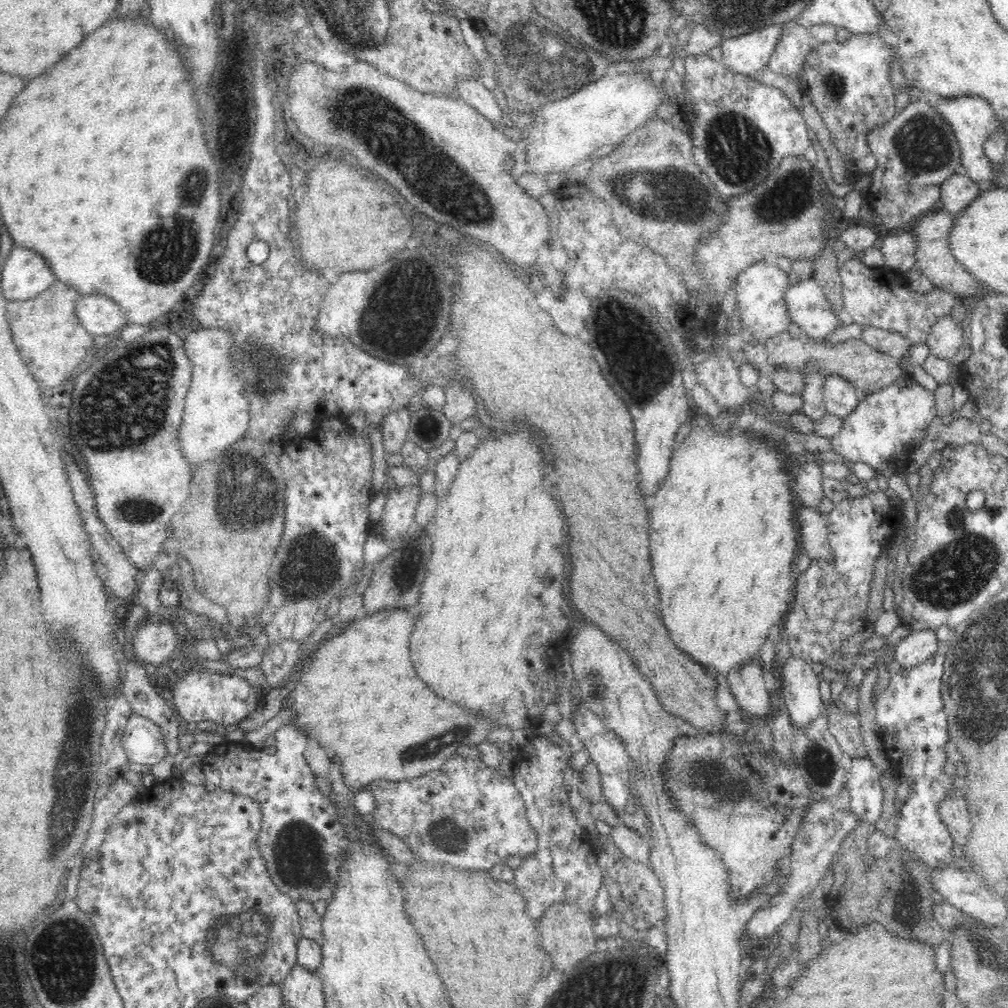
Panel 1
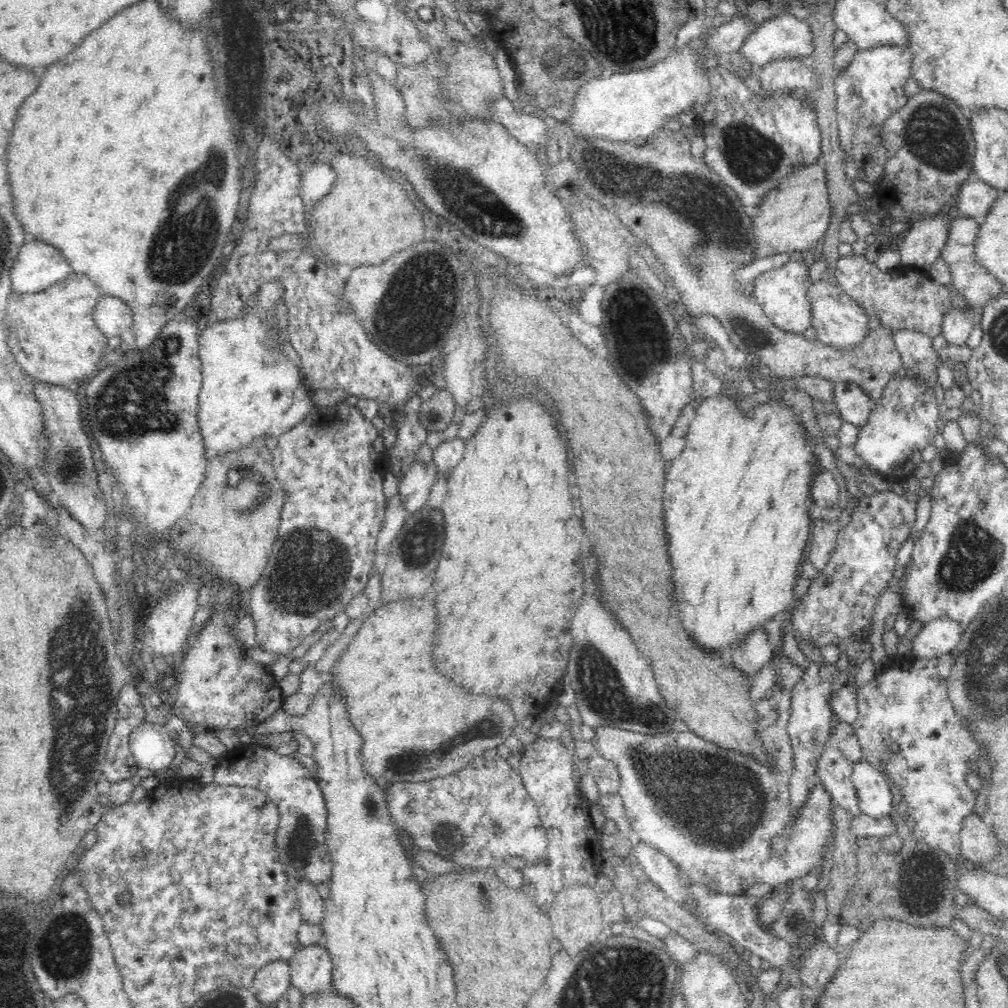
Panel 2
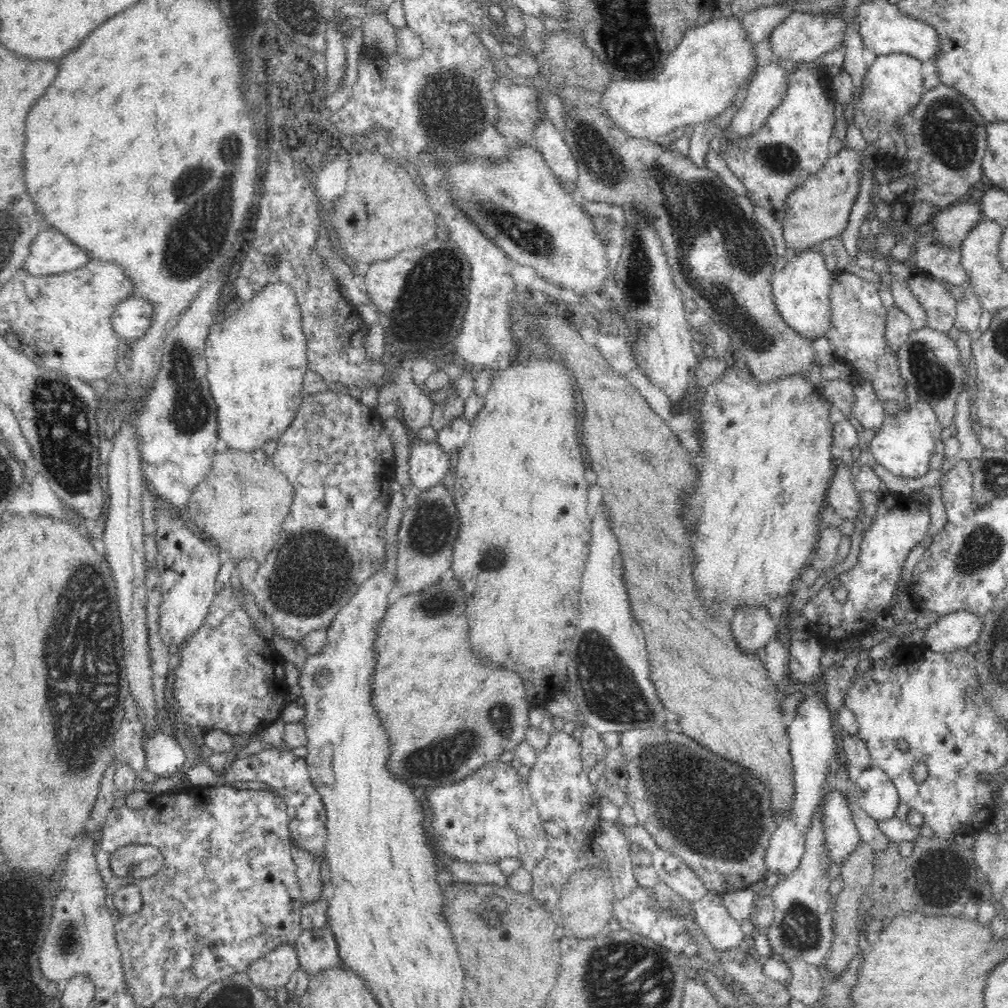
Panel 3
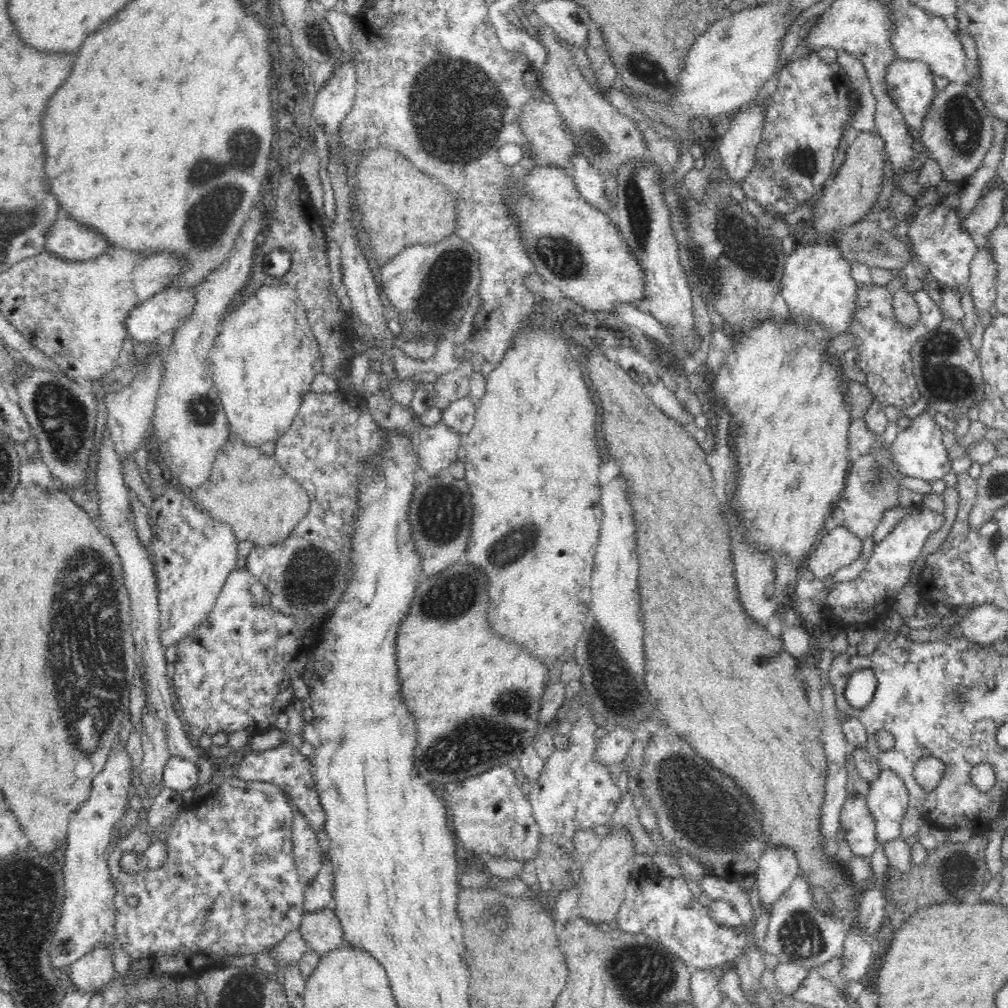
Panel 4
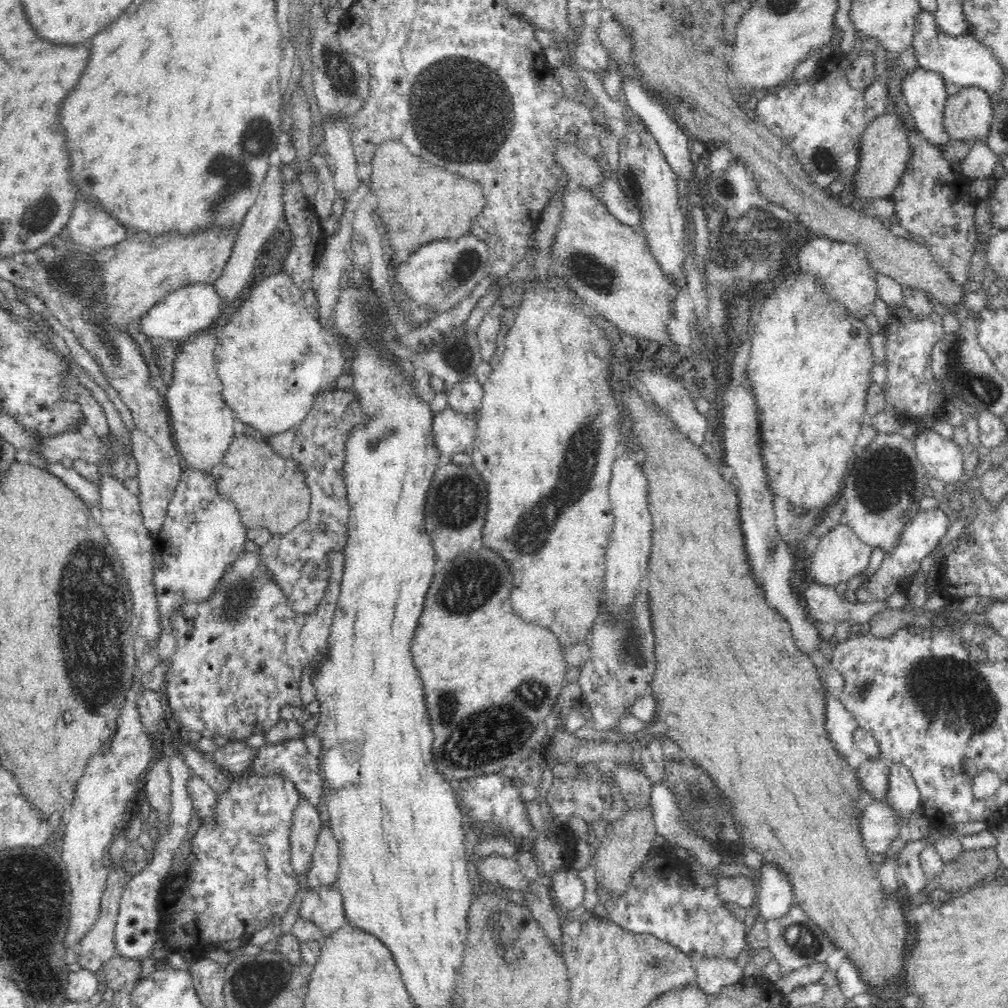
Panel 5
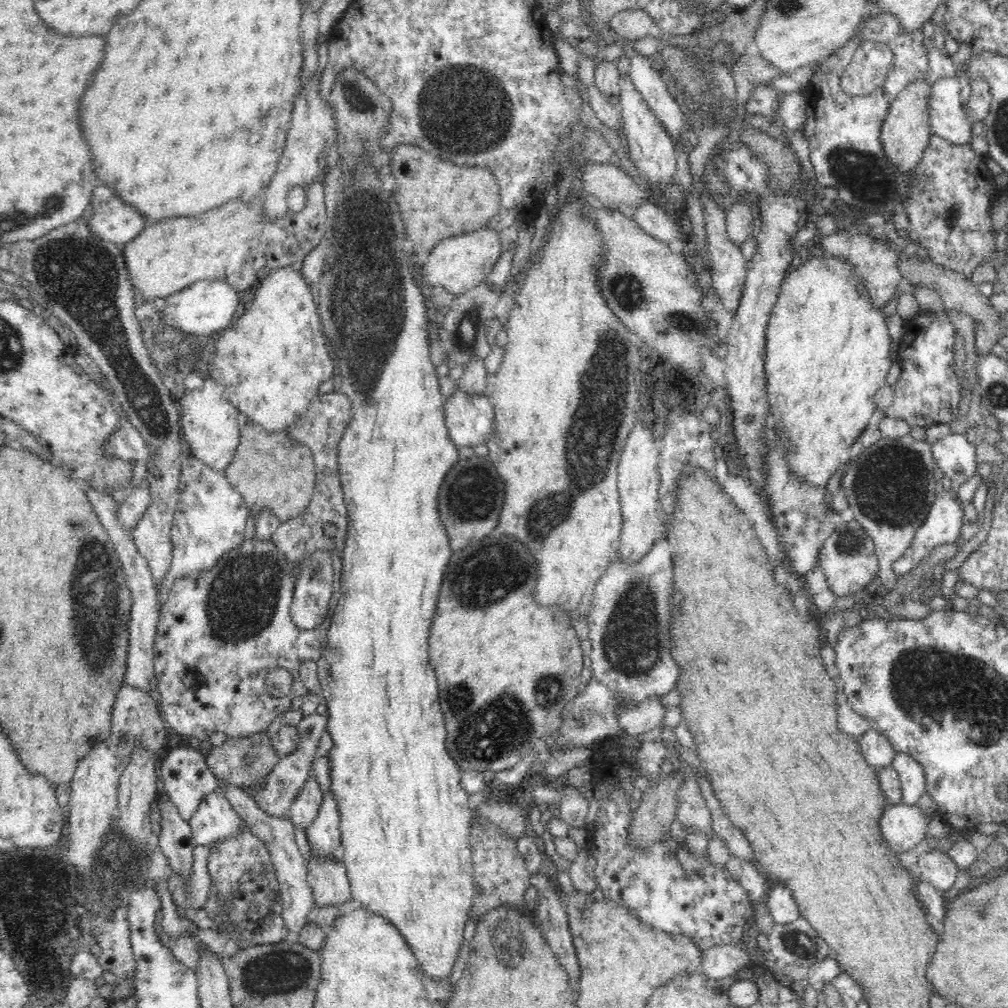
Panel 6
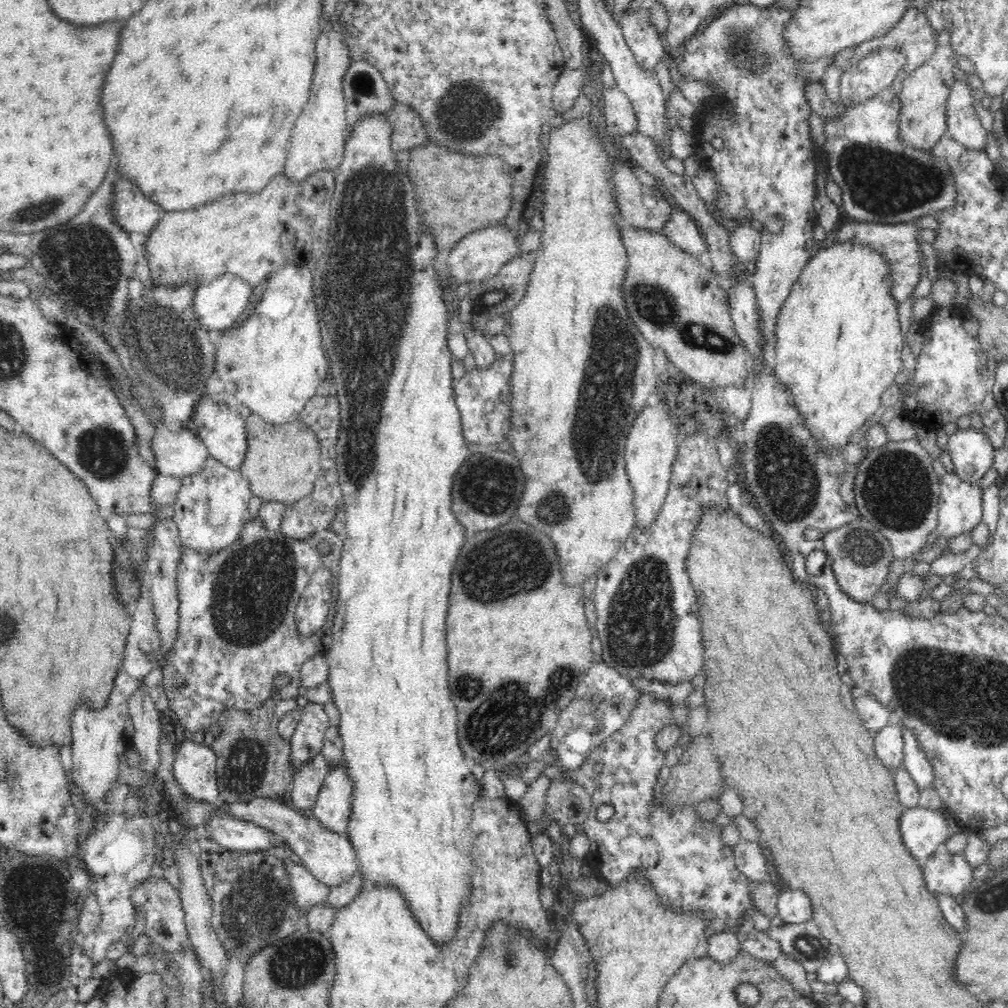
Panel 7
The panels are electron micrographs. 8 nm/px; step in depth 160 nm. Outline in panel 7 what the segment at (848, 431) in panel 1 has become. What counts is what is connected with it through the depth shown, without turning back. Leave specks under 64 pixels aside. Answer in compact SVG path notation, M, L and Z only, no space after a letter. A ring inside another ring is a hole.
M973 427L957 429L945 446L954 463L953 472L960 480L975 483L992 466L995 448L985 433Z

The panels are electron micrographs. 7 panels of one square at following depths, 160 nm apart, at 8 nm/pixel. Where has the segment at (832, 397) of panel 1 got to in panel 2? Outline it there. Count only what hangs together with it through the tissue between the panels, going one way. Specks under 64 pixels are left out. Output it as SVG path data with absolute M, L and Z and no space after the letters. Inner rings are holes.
M838 381L833 386L833 402L838 408L839 417L861 427L868 422L872 412L872 399L859 387L850 381Z

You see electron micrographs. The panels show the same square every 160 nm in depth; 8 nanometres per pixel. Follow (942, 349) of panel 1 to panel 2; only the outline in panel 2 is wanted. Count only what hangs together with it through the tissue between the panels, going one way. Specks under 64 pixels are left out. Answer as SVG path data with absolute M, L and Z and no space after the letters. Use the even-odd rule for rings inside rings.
M953 308L942 321L941 335L947 340L949 351L966 344L972 330L978 322L975 321L972 308Z

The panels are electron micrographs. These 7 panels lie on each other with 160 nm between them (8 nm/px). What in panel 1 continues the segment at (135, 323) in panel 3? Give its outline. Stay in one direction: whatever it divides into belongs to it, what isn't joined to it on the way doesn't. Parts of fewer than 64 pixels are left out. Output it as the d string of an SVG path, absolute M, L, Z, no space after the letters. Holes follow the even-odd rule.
M94 293L82 295L75 302L75 315L94 337L118 333L128 323L117 302Z

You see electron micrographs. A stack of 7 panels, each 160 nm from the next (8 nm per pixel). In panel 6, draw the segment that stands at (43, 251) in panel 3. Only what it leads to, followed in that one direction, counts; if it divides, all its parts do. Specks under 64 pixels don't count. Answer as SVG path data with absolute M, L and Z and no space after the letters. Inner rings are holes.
M106 185L94 187L89 208L82 218L89 218L90 230L98 238L121 246L134 240L148 224L146 217L142 217L138 210L126 204L124 200L116 196L113 188Z

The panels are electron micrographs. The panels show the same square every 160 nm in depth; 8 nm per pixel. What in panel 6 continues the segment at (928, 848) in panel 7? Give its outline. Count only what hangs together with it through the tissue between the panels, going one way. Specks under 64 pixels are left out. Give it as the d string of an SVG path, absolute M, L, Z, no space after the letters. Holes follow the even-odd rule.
M900 802L886 806L880 815L879 827L886 845L899 854L926 841L928 822L927 812Z

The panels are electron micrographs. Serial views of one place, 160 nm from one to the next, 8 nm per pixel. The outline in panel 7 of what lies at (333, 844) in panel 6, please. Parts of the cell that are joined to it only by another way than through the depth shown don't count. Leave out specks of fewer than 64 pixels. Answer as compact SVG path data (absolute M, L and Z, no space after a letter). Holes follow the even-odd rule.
M345 764L329 766L324 784L313 806L313 817L322 828L344 834L351 815L352 783Z

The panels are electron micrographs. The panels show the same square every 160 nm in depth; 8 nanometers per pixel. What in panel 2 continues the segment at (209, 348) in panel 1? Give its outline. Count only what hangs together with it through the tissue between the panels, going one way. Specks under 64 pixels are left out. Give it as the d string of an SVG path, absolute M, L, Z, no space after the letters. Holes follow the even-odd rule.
M272 280L262 284L262 288L259 288L258 296L256 297L256 305L246 312L244 316L238 316L238 318L230 319L227 321L214 322L203 326L199 332L198 337L198 352L199 358L202 364L202 386L198 393L198 424L200 432L202 433L203 444L205 444L205 457L210 459L218 453L229 453L239 448L246 447L250 443L253 443L258 437L270 437L278 438L285 432L288 432L290 428L298 426L302 420L306 420L306 416L310 416L310 412L314 409L316 403L310 394L301 387L299 369L294 366L294 362L291 362L282 352L280 351L280 344L284 343L284 331L282 327L278 327L278 321L276 316L283 314L283 294L285 293L284 287L279 283L279 280Z

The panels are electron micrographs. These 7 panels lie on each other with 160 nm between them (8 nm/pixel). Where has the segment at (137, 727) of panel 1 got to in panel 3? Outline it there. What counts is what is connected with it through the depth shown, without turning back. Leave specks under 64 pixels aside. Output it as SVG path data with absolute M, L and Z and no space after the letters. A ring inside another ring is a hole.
M156 729L153 735L143 739L143 749L145 768L157 776L172 776L183 767L186 760L185 752L178 741L165 734L162 729Z

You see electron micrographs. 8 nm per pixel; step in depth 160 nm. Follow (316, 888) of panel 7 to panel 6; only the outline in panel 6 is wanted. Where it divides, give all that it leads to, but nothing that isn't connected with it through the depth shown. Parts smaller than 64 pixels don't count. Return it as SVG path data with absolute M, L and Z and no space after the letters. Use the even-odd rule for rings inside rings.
M218 780L217 785L219 786L218 792L227 797L232 808L250 827L250 831L258 836L264 842L266 849L270 851L270 859L274 863L283 898L282 916L285 927L290 932L288 934L290 938L297 938L300 930L307 924L308 913L315 907L315 904L307 881L308 867L304 864L304 858L294 839L294 836L296 836L294 834L295 825L288 816L276 818L260 810L248 791L236 785L222 783L220 780Z

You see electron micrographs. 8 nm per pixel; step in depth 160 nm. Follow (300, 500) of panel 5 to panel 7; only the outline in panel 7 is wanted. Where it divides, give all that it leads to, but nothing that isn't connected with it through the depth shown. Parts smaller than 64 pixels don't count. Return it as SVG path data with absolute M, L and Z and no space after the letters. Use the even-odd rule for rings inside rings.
M251 413L245 421L248 446L239 471L250 483L251 493L263 502L282 502L287 507L308 496L321 471L318 437L301 419L270 424Z

